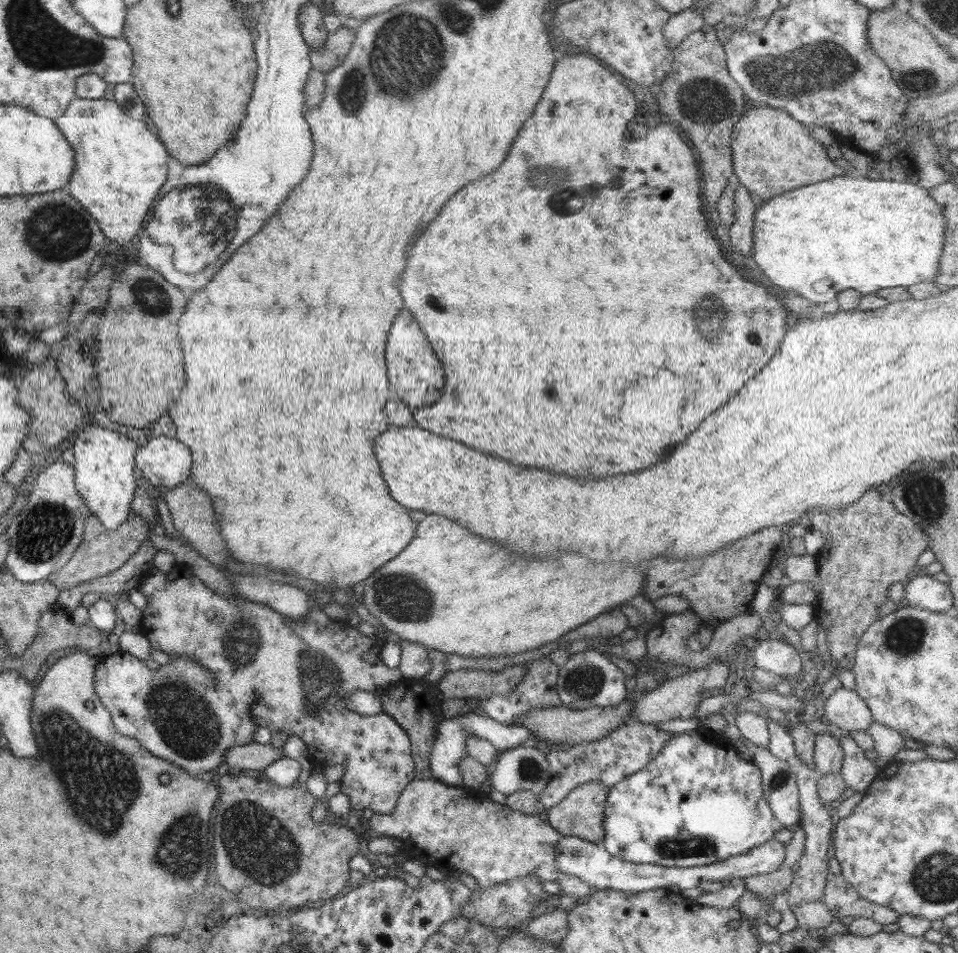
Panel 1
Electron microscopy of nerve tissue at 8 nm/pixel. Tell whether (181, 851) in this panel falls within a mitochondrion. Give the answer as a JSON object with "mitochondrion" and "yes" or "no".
{"mitochondrion":"yes"}

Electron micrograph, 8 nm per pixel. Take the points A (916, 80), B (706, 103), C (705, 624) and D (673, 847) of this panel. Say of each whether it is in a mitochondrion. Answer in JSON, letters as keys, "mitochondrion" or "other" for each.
{"A":"mitochondrion","B":"mitochondrion","C":"other","D":"mitochondrion"}

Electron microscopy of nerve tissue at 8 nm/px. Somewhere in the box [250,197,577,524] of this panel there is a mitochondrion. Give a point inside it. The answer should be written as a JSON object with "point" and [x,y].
{"point":[446,311]}

